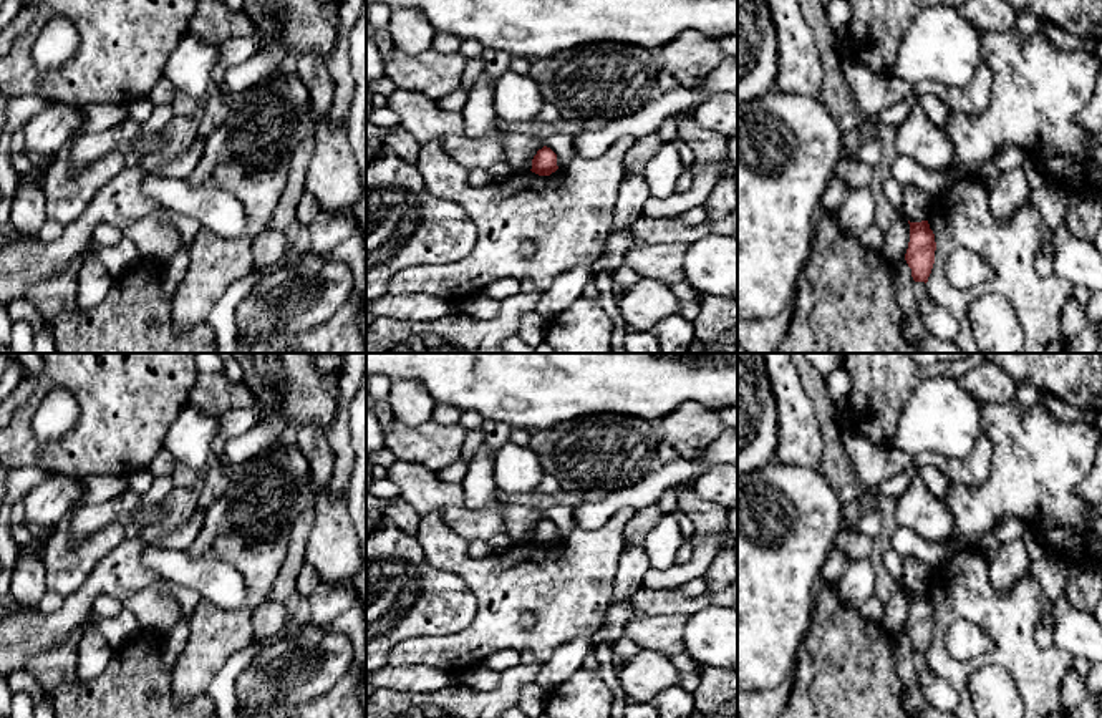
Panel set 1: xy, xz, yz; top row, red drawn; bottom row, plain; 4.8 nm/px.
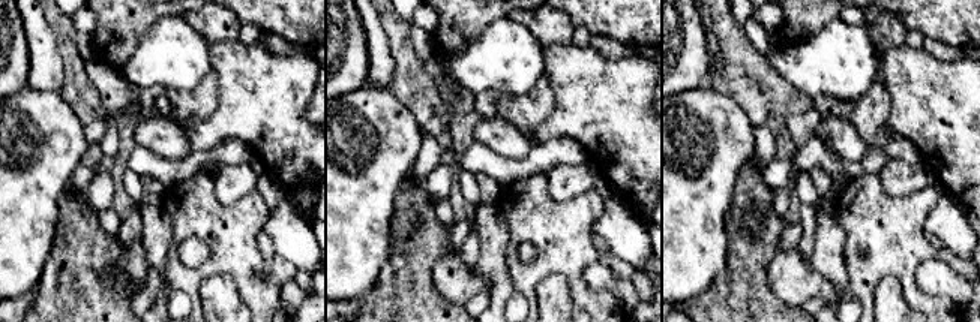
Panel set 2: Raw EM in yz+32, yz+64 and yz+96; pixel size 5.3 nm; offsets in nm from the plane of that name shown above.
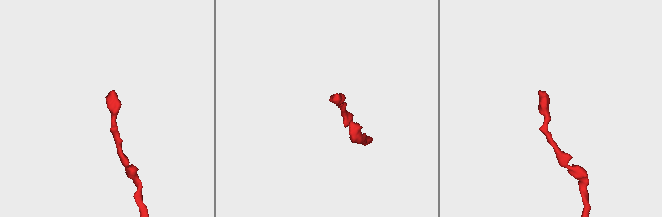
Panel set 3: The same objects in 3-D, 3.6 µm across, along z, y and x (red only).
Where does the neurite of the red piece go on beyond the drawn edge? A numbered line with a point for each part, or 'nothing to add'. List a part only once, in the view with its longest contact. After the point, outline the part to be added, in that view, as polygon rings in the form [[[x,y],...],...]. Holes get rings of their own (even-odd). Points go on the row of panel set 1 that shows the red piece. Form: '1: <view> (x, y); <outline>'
nothing to add

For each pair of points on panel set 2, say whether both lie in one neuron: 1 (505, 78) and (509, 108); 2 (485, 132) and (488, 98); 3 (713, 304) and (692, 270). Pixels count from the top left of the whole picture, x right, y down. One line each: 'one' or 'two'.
1: two
2: two
3: two

